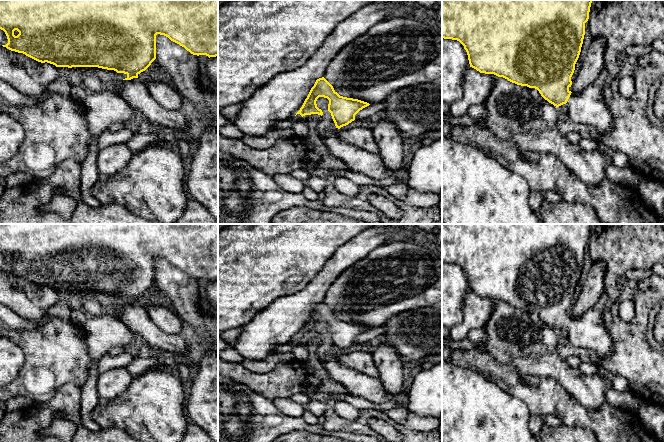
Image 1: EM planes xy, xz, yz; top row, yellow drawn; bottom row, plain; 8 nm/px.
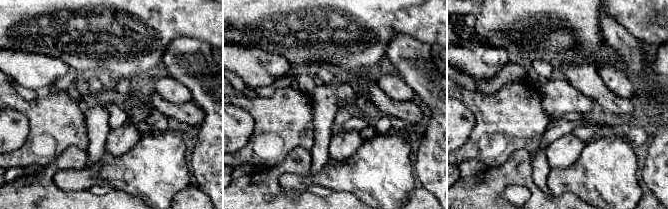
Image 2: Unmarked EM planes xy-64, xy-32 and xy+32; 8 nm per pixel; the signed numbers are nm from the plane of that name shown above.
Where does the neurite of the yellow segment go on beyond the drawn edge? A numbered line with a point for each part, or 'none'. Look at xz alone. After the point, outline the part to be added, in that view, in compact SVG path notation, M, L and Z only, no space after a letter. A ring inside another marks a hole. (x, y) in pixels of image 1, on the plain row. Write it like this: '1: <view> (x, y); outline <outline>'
1: xz (358, 384); outline M335 351L323 357L320 362L329 378L342 384L350 394L368 399L382 410L403 406L407 402L408 389L403 388L399 394L390 394L384 389L379 378L344 367L338 361L338 355Z

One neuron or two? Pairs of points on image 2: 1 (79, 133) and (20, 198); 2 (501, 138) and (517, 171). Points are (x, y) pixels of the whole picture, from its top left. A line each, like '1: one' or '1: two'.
1: two
2: two

